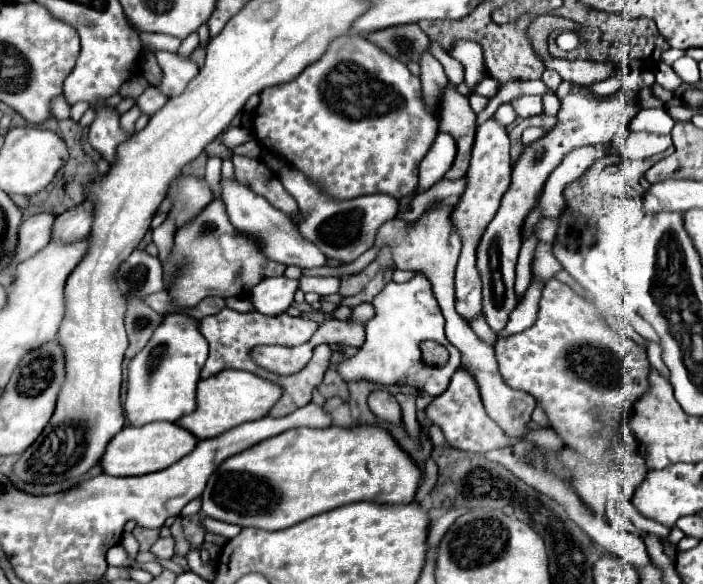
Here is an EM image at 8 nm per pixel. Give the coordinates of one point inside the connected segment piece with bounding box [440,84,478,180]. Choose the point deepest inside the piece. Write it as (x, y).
(457, 118)

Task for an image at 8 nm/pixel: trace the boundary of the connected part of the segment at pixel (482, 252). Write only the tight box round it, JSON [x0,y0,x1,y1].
[476,82,640,332]

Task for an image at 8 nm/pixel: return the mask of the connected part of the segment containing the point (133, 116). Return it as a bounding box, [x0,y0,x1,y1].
[120,104,142,134]

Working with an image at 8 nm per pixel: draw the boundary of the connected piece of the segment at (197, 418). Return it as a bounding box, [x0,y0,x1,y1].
[178,370,282,440]

